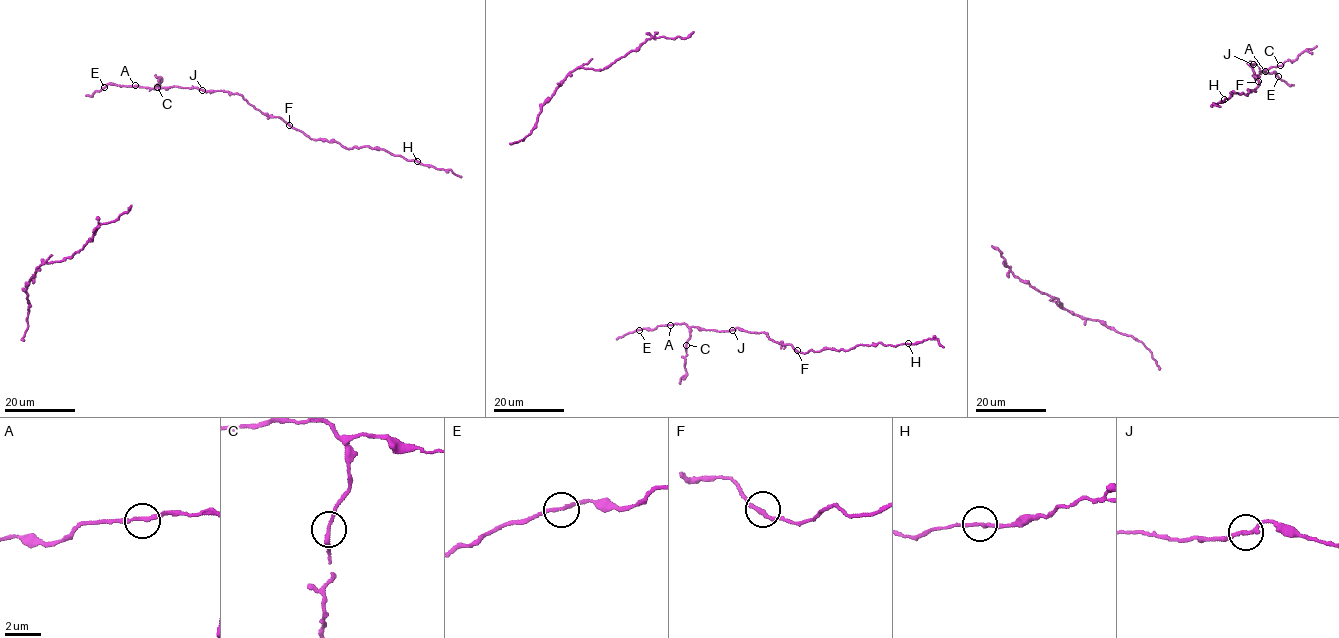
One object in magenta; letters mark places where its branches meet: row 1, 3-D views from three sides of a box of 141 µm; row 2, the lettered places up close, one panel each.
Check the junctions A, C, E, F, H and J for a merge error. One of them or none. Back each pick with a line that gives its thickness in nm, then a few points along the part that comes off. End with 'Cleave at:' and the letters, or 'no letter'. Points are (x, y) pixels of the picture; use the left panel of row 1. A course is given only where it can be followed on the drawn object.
Cleave at: no letter

